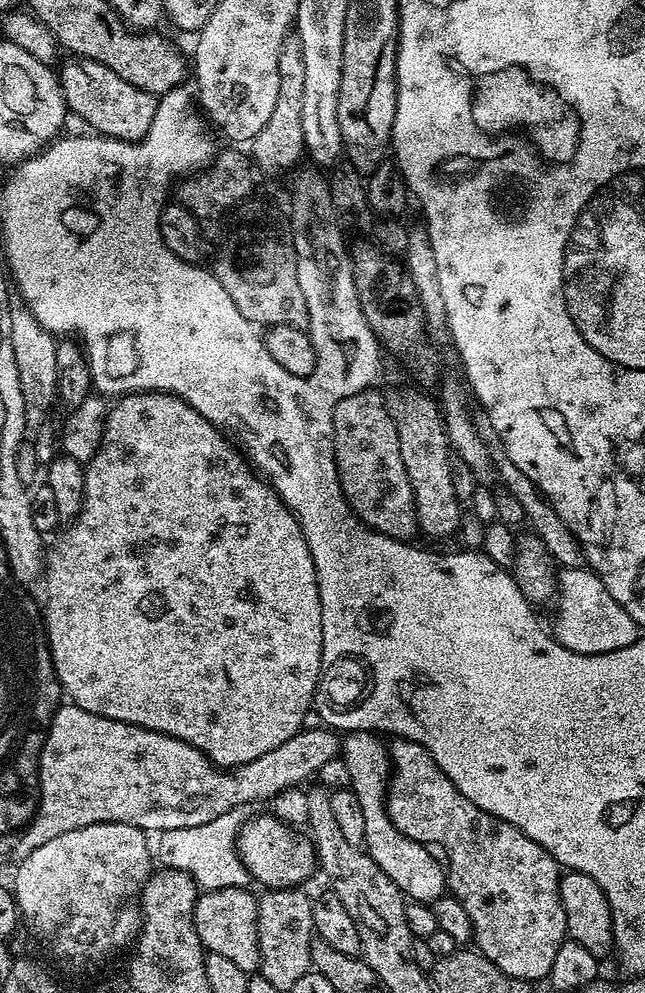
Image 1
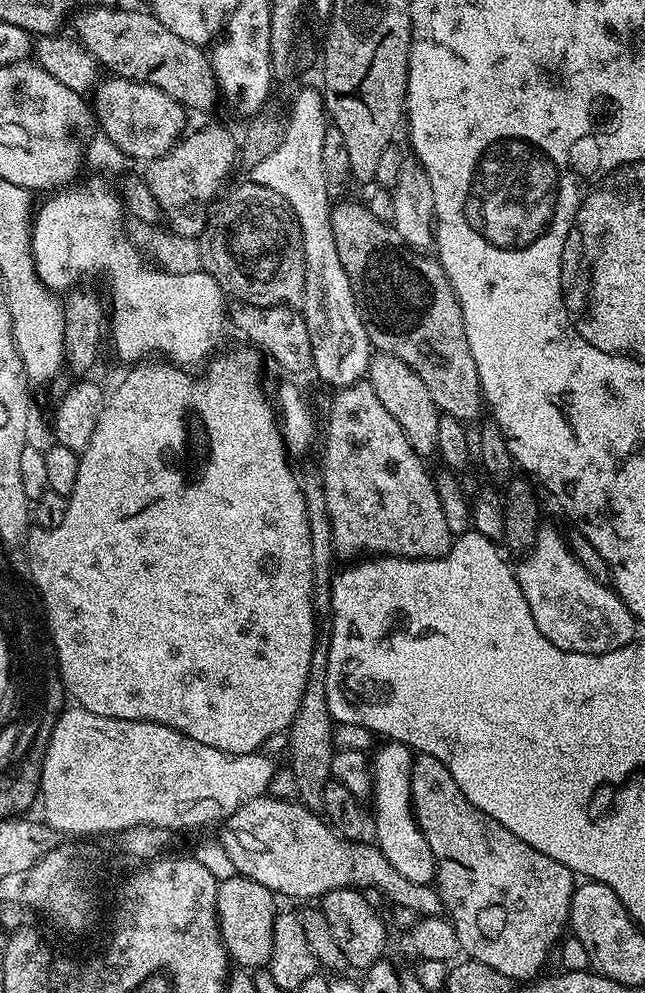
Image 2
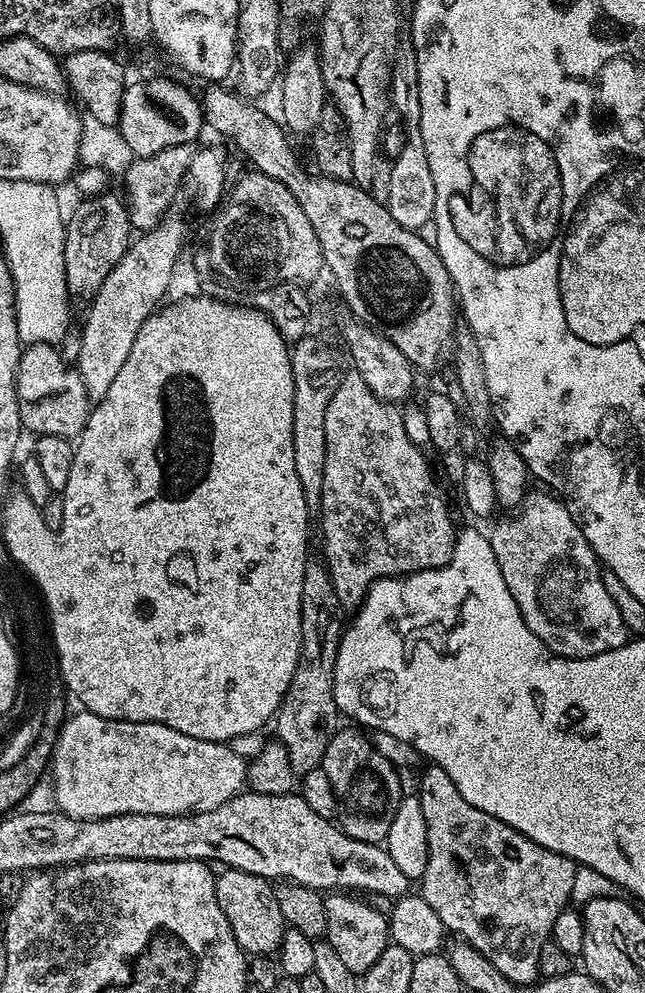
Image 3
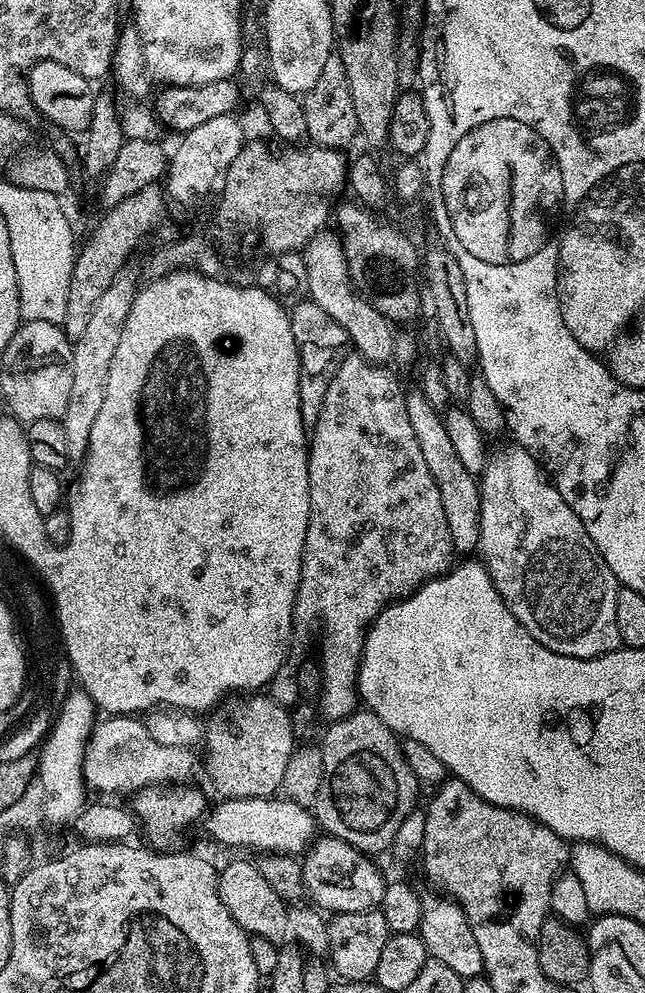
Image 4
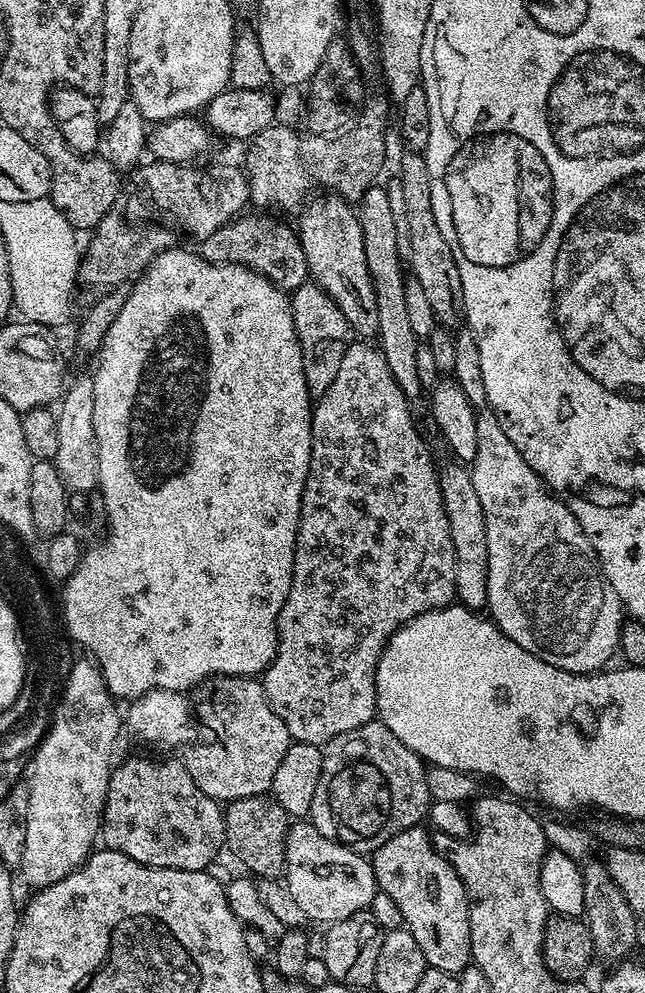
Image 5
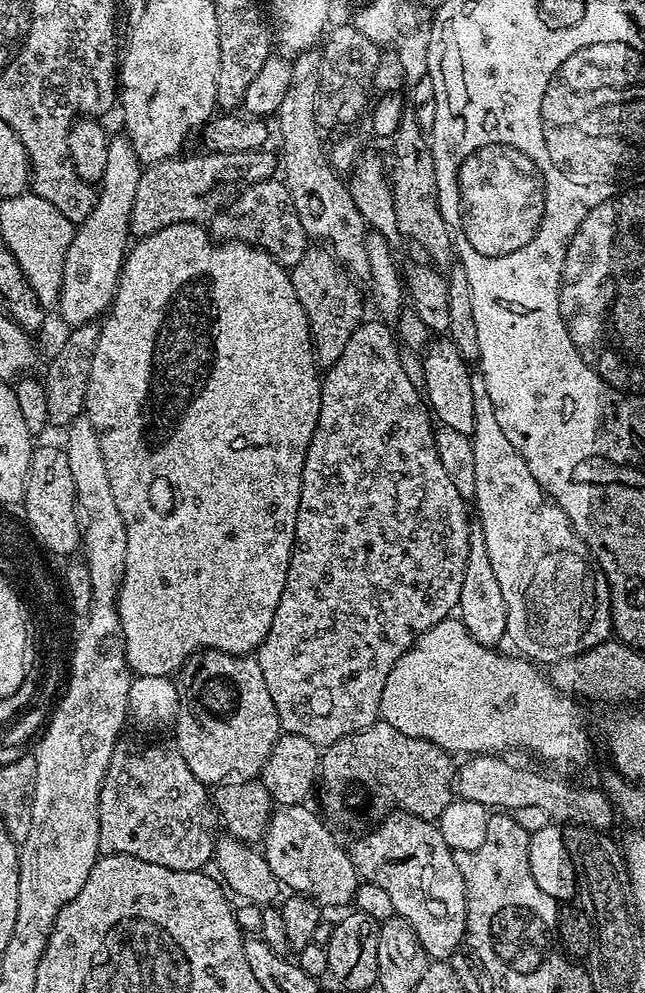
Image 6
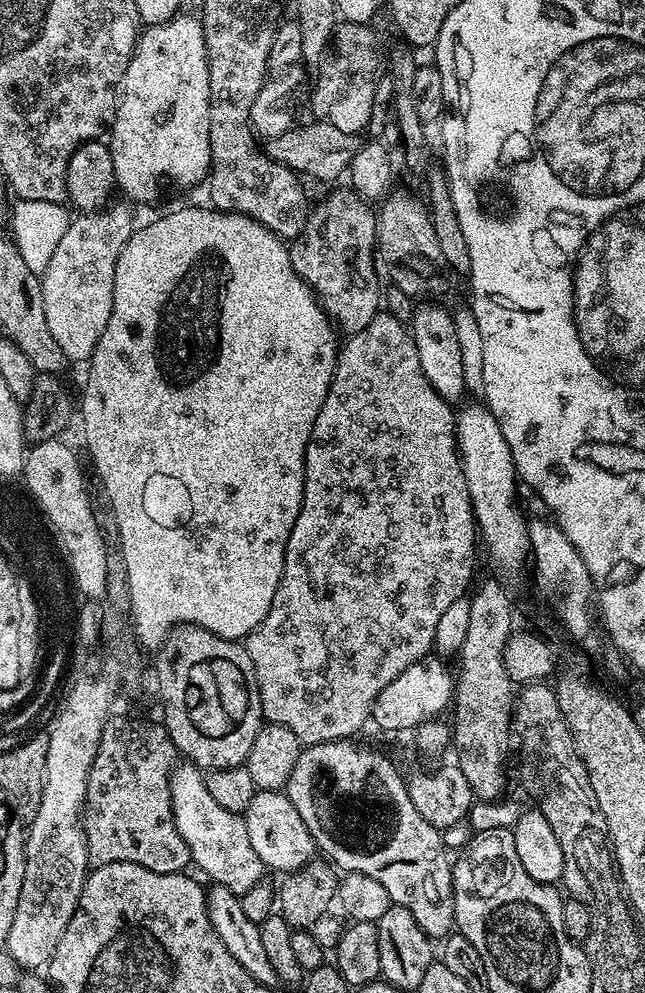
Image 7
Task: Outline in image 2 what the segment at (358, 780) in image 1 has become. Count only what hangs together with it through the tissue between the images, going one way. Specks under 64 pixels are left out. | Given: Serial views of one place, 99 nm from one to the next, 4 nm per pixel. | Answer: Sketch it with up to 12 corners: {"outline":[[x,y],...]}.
{"outline":[[385,739],[370,756],[374,843],[409,882],[436,859],[412,812],[413,749]]}

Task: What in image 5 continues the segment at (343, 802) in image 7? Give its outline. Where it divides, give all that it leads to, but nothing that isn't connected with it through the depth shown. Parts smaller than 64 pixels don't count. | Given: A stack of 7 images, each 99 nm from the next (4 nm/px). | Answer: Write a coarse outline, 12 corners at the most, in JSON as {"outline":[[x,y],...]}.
{"outline":[[417,826],[371,853],[425,965],[473,963],[468,891]]}

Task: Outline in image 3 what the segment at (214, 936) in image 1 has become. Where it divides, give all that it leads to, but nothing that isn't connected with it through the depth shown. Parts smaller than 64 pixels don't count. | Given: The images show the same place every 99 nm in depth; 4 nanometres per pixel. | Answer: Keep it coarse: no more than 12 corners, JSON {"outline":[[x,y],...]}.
{"outline":[[225,867],[218,906],[249,957],[286,931],[273,881]]}

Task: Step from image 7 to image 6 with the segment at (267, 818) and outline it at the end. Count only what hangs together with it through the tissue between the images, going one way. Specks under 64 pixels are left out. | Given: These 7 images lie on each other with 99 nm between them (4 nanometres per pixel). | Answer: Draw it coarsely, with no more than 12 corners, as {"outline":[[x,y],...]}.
{"outline":[[305,803],[273,813],[262,851],[285,889],[355,899],[351,855]]}

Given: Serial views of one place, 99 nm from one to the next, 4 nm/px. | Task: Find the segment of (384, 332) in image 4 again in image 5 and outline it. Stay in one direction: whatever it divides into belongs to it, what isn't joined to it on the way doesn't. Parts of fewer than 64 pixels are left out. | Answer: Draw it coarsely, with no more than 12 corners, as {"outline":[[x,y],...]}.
{"outline":[[320,194],[300,214],[309,277],[375,337],[378,298],[357,209]]}

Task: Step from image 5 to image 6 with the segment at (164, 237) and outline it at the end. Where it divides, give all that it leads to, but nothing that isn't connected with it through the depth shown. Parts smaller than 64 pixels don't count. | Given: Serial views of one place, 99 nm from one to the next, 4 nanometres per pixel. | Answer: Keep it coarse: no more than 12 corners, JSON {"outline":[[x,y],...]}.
{"outline":[[269,150],[201,151],[147,165],[133,237],[199,224],[225,207],[224,184],[271,180]]}

